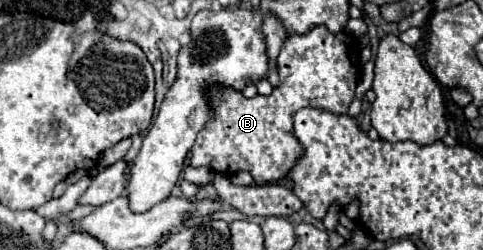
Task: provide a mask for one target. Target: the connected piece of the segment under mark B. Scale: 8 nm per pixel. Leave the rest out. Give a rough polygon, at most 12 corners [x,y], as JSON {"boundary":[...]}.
{"boundary":[[287,35],[271,95],[209,85],[191,167],[279,181],[301,107],[347,113],[357,41]]}

